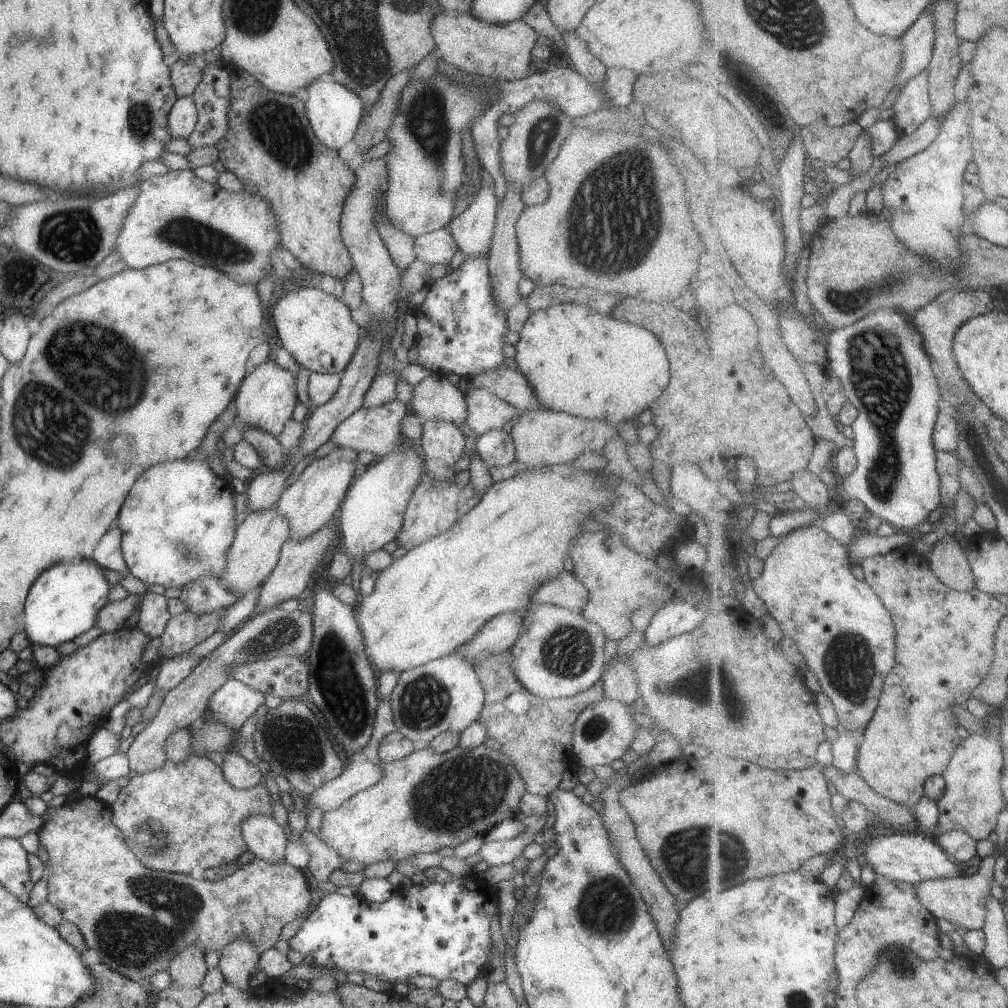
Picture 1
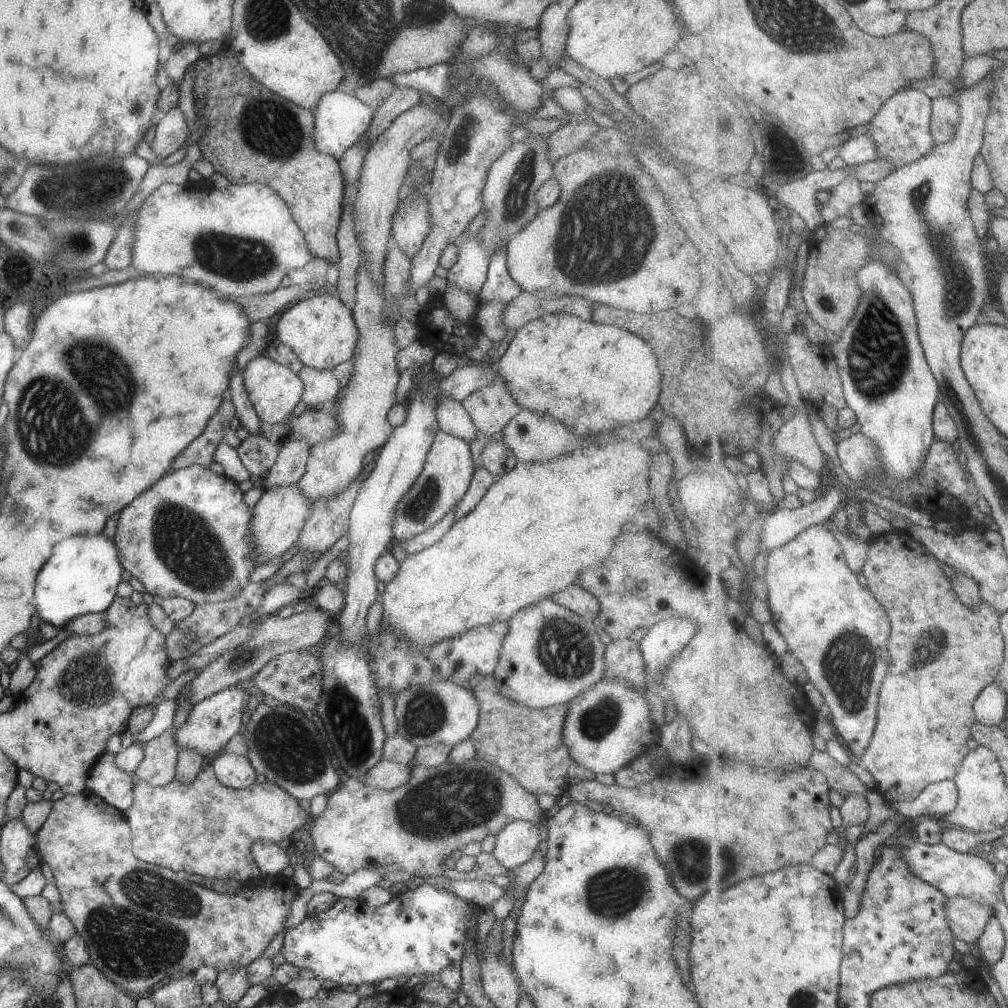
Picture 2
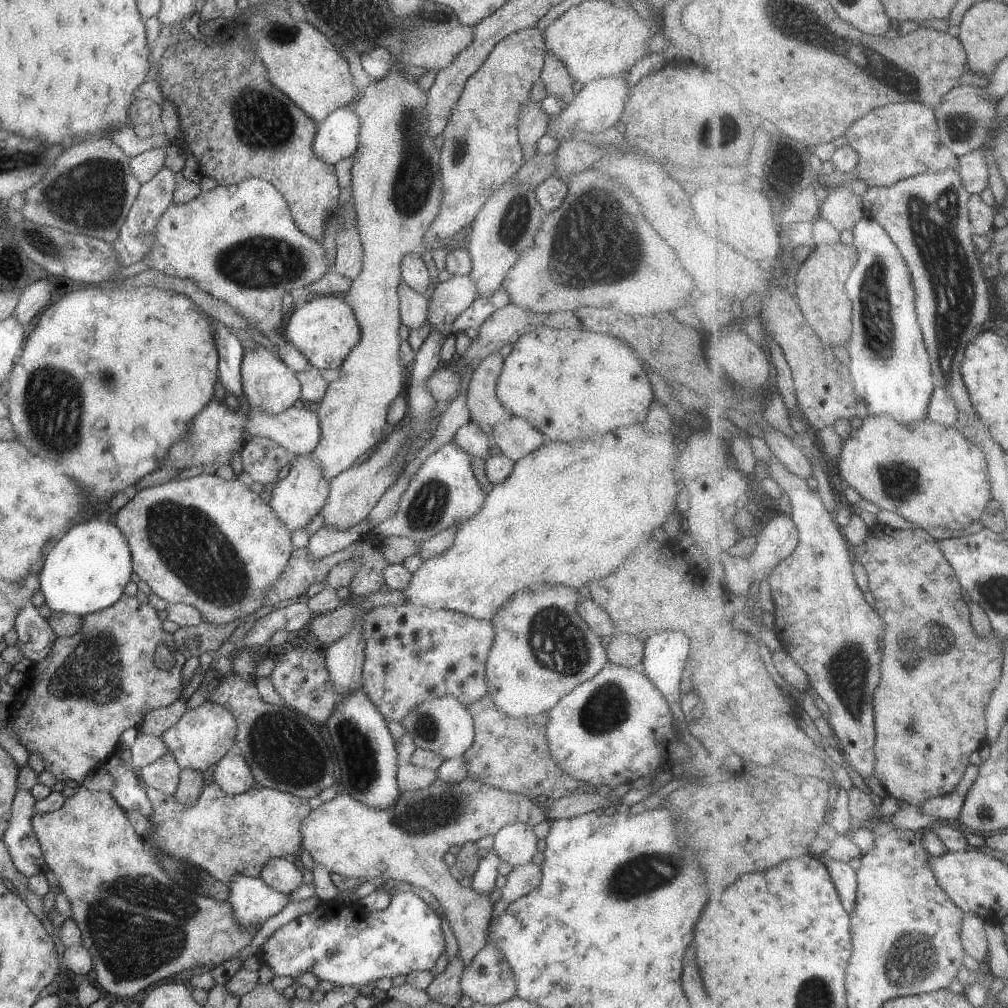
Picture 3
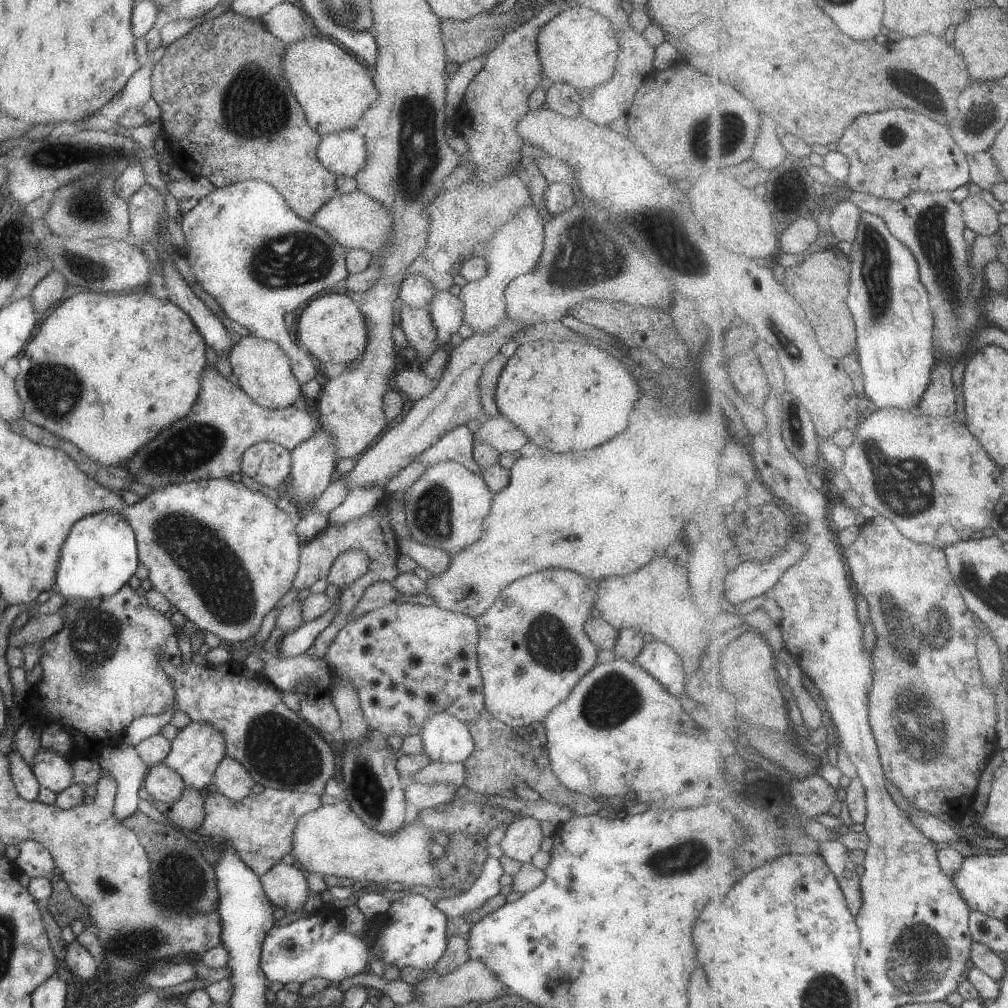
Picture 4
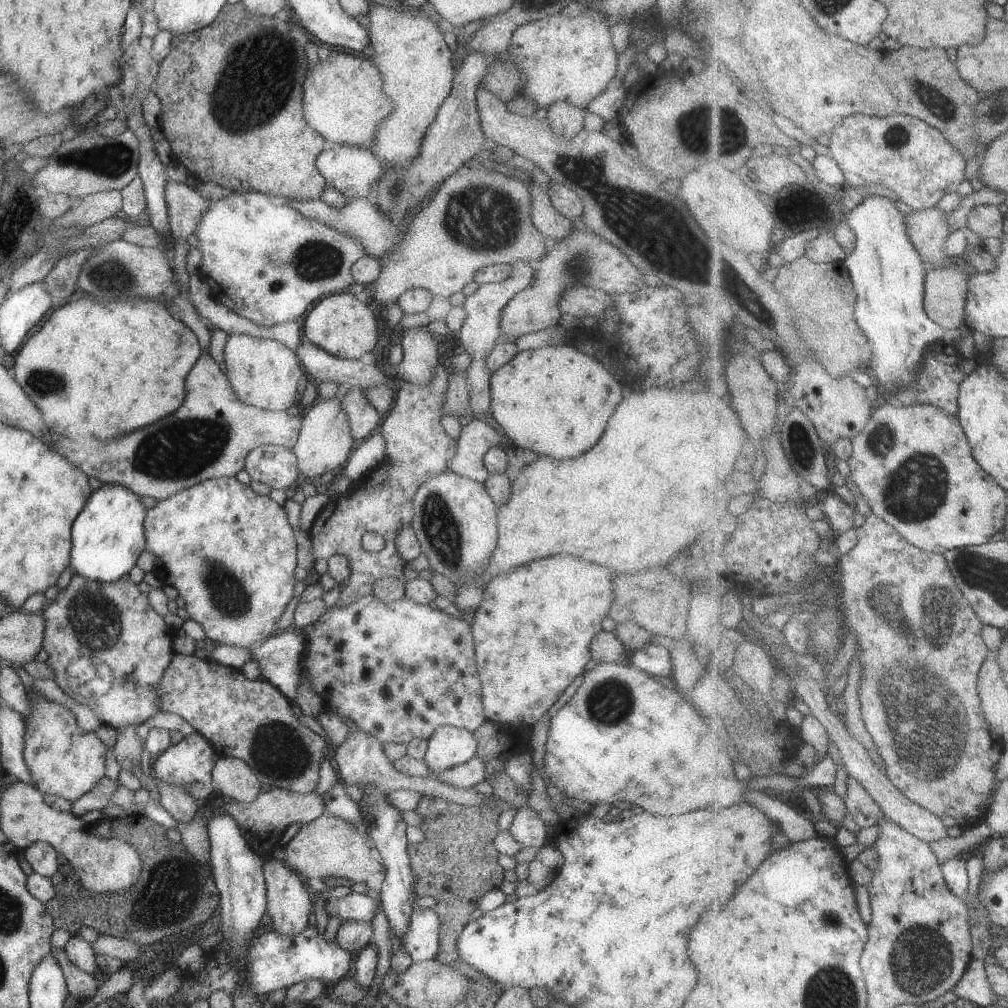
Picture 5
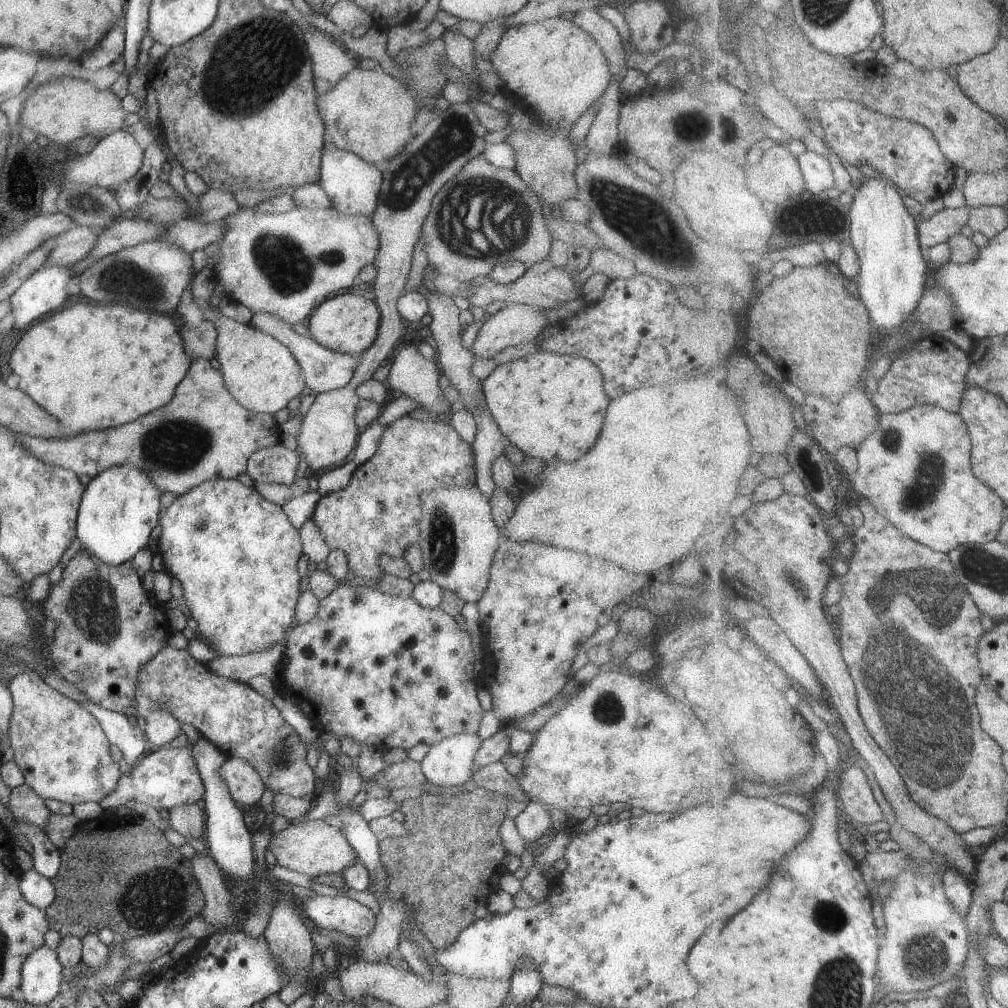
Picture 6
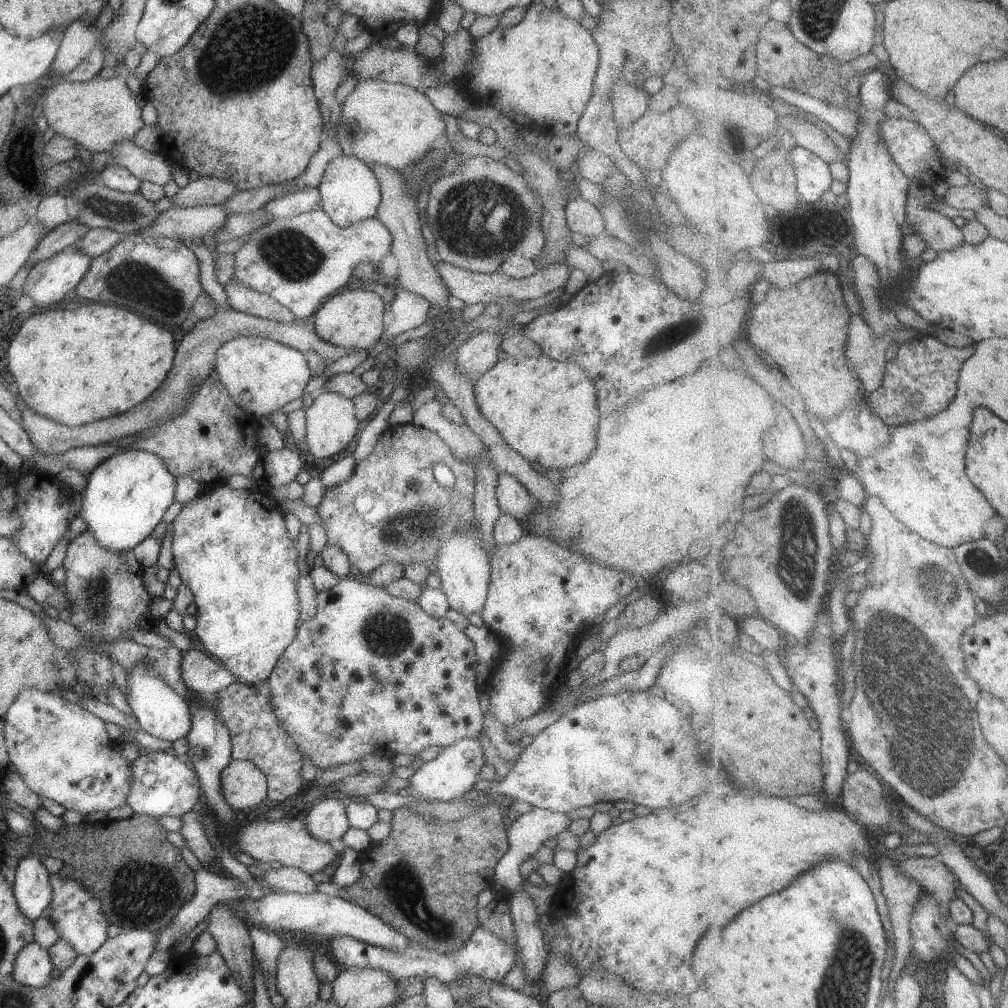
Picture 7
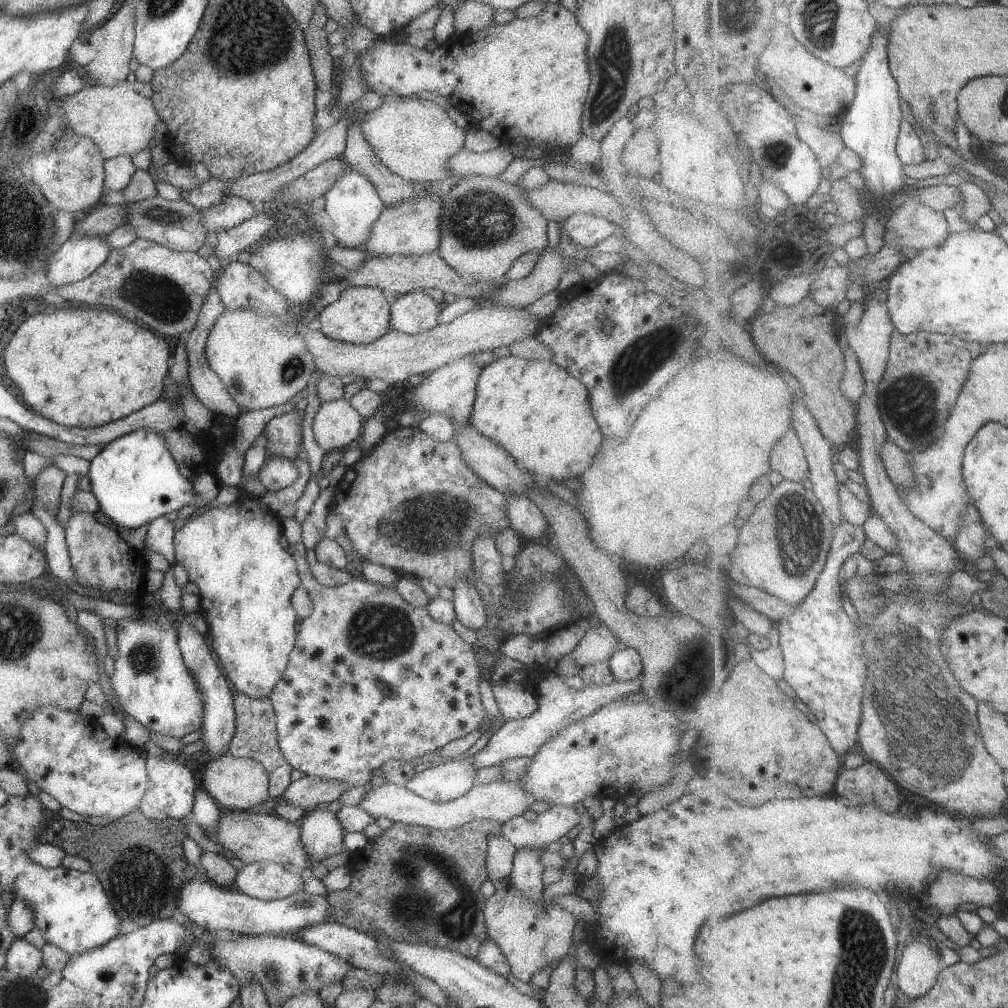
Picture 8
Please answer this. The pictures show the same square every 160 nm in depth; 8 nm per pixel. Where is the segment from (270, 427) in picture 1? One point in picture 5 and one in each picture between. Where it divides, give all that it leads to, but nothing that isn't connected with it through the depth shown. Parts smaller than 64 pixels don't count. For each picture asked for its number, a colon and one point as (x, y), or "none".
2: (273, 390)
3: (268, 385)
4: (263, 372)
5: (263, 373)

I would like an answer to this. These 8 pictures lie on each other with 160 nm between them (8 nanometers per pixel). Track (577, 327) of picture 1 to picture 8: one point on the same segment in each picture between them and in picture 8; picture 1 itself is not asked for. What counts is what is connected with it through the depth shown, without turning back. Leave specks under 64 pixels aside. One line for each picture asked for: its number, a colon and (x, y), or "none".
2: (590, 378)
3: (570, 385)
4: (575, 394)
5: (554, 401)
6: (517, 393)
7: (546, 410)
8: (539, 414)

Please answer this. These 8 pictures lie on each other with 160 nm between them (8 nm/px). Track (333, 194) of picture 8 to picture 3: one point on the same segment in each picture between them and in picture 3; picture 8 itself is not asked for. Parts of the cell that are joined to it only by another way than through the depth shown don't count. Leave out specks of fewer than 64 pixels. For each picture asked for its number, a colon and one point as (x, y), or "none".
3: (336, 138)
4: (342, 152)
5: (350, 170)
6: (351, 185)
7: (348, 191)

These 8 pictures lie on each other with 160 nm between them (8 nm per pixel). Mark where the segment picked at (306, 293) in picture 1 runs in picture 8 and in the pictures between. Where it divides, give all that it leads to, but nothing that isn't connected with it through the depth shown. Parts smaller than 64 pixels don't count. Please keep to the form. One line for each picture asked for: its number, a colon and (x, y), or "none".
2: (320, 331)
3: (323, 330)
4: (331, 328)
5: (341, 325)
6: (348, 323)
7: (353, 320)
8: (360, 315)

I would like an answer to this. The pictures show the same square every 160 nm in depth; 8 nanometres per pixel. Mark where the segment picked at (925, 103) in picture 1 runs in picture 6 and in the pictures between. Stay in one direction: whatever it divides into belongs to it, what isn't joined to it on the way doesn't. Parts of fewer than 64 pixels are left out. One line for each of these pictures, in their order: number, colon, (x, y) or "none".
2: (902, 132)
3: (900, 141)
4: (893, 153)
5: (915, 160)
6: (907, 152)

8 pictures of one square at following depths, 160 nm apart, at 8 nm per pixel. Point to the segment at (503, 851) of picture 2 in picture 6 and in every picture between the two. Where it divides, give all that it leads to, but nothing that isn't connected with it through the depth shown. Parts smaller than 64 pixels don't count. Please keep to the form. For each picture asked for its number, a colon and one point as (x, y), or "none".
3: (515, 843)
4: (522, 838)
5: (526, 827)
6: (533, 821)

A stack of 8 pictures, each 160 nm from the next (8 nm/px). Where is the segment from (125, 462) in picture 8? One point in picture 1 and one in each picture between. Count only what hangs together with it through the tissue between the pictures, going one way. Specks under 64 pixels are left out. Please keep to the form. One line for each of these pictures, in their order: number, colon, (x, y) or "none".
1: (61, 604)
2: (80, 577)
3: (86, 571)
4: (99, 555)
5: (107, 535)
6: (118, 508)
7: (125, 495)

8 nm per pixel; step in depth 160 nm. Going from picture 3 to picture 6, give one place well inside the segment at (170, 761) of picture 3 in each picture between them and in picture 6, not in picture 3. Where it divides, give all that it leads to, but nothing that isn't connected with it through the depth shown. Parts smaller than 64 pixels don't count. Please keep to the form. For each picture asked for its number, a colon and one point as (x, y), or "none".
4: (164, 784)
5: (173, 798)
6: (188, 821)

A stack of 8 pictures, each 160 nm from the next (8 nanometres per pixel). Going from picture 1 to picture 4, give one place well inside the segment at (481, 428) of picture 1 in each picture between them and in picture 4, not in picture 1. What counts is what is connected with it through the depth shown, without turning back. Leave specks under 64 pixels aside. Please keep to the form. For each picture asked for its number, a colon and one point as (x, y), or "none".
2: (490, 407)
3: (484, 408)
4: (487, 381)

